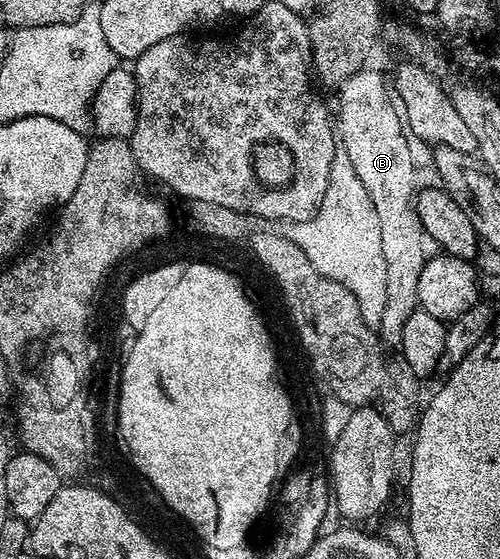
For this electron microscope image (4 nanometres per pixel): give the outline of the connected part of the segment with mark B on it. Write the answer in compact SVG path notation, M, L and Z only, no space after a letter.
M366 68L348 78L339 87L339 94L341 94L339 142L351 160L351 168L355 168L355 176L359 176L359 180L363 182L363 188L367 188L367 196L371 196L375 216L379 216L379 240L383 240L383 264L387 264L387 304L383 304L379 338L386 347L397 348L400 347L403 336L403 324L407 324L411 312L415 312L419 308L417 305L419 272L423 272L427 261L427 253L425 254L427 239L417 215L415 185L413 186L415 167L408 152L410 139L407 137L406 129L400 124L399 110L391 97L391 90L387 82L386 86L384 80L372 68Z

